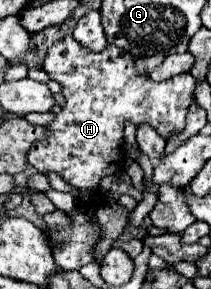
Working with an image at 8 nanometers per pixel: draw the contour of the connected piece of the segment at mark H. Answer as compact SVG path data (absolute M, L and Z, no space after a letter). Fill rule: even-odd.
M67 34L63 40L55 42L49 48L43 68L53 80L63 86L67 104L57 114L55 122L47 126L51 136L47 140L39 140L31 148L27 160L41 174L55 172L65 182L81 188L83 192L77 212L71 214L71 218L75 220L73 236L63 246L53 248L53 256L59 268L79 270L83 264L93 262L91 246L97 232L95 226L91 226L91 216L97 202L91 196L97 192L99 180L103 176L123 172L123 158L117 158L121 154L123 122L149 122L163 138L183 130L185 114L195 90L195 80L189 72L183 72L169 80L153 82L149 76L141 76L135 72L135 62L125 50L109 44L103 52L91 52L79 46L71 34Z

